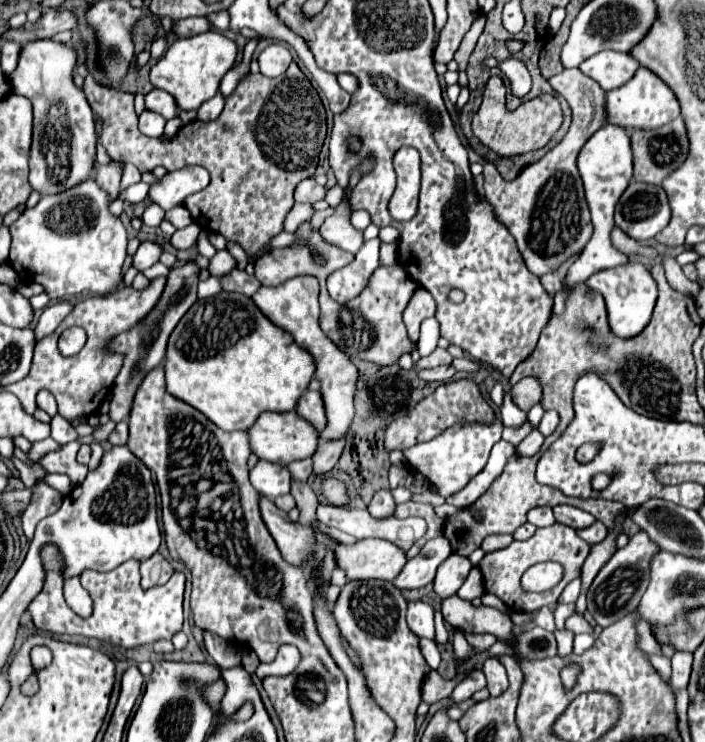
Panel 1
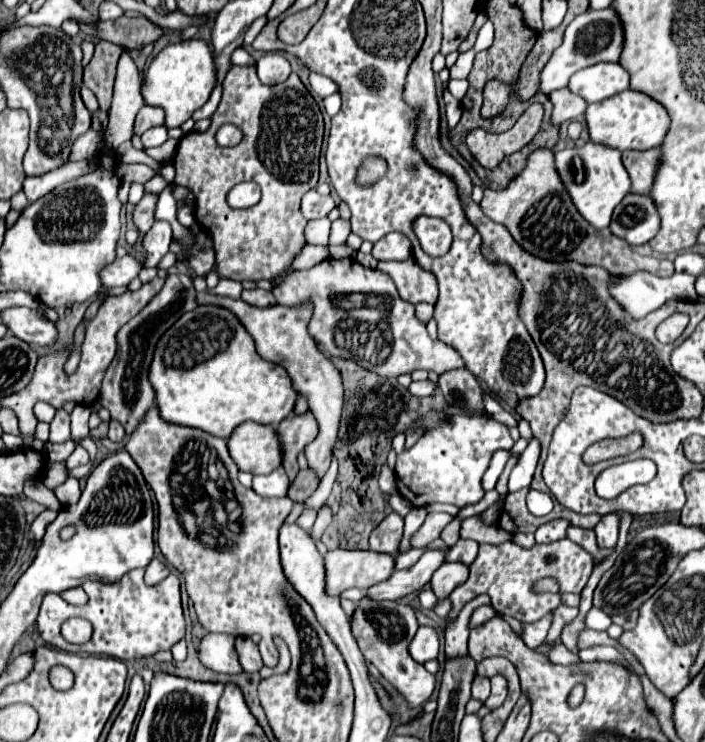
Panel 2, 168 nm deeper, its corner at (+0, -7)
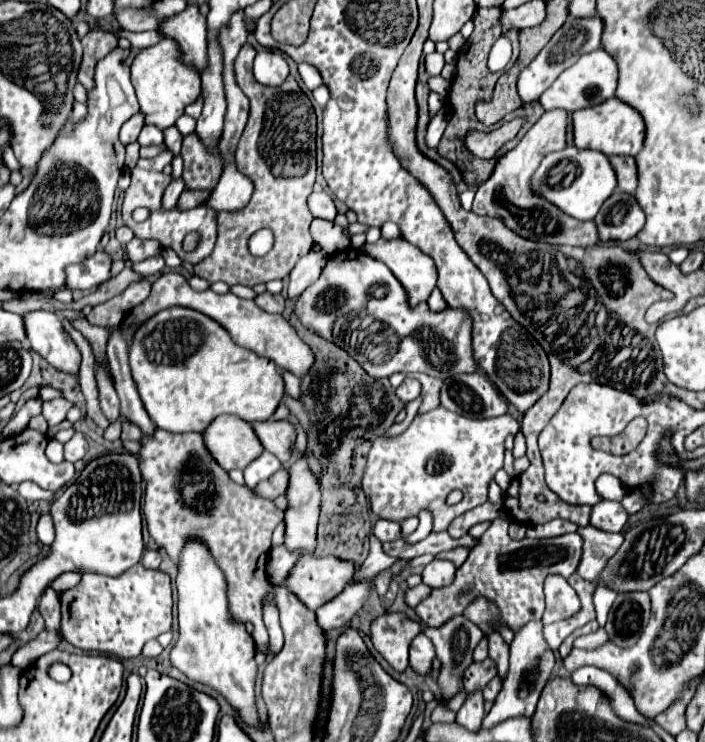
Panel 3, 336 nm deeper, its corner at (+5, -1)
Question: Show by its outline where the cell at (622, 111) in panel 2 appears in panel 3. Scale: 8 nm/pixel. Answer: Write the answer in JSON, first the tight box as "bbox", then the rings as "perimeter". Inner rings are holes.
{"bbox":[572,97,646,157],"perimeter":[[[618,97],[602,101],[600,105],[592,105],[592,107],[574,111],[572,121],[574,121],[574,145],[580,149],[596,149],[608,157],[610,155],[636,157],[638,151],[642,149],[644,135],[646,135],[644,119],[632,105],[626,105]]]}

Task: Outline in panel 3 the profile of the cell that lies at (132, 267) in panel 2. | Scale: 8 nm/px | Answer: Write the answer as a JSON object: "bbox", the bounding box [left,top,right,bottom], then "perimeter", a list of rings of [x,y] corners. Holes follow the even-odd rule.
{"bbox":[68,251,112,289],"perimeter":[[[98,251],[80,265],[68,269],[70,289],[96,289],[108,279],[112,279],[112,257],[106,251]]]}

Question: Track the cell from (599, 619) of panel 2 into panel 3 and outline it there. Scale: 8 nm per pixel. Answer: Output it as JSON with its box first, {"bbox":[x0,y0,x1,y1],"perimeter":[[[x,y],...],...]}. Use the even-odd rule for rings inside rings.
{"bbox":[592,587,616,627],"perimeter":[[[598,587],[598,589],[594,591],[592,601],[594,601],[594,611],[596,611],[596,621],[598,621],[602,627],[606,625],[606,617],[608,617],[608,611],[610,611],[614,599],[616,599],[616,593],[610,591],[610,589],[606,589],[606,587]]]}

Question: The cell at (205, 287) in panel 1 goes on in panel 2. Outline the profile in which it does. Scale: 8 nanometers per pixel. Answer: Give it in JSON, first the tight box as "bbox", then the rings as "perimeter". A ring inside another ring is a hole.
{"bbox":[211,281,243,299],"perimeter":[[[219,281],[219,285],[217,285],[215,289],[211,289],[211,293],[229,295],[229,297],[233,297],[233,299],[241,297],[241,291],[243,291],[243,287],[241,287],[241,283],[237,283],[237,281]]]}

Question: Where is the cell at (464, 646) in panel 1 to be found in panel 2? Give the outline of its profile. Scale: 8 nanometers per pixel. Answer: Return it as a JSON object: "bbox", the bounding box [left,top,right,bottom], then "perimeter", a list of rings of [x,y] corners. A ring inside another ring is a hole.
{"bbox":[469,605,499,630],"perimeter":[[[484,605],[485,607],[481,606],[477,608],[473,615],[470,618],[469,627],[470,630],[474,629],[475,627],[483,624],[484,622],[488,621],[489,619],[497,616],[499,613],[495,610],[491,605]]]}

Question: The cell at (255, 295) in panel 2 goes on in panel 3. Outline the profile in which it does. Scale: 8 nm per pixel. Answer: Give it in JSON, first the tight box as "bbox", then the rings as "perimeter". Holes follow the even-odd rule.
{"bbox":[254,291,284,313],"perimeter":[[[264,291],[262,295],[256,295],[254,303],[268,313],[282,313],[284,311],[284,297],[282,295],[272,295],[268,291]]]}

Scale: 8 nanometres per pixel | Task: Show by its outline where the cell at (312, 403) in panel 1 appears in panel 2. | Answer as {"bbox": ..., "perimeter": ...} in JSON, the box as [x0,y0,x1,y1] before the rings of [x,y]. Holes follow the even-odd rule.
{"bbox":[277,411,317,479],"perimeter":[[[311,411],[305,415],[293,415],[277,425],[277,437],[283,451],[283,469],[289,475],[289,479],[295,479],[299,467],[297,467],[297,453],[305,449],[315,437],[317,437],[317,421]]]}

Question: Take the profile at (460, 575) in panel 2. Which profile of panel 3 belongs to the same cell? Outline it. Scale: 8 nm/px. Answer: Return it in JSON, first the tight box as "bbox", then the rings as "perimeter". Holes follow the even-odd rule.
{"bbox":[422,559,456,589],"perimeter":[[[434,559],[432,563],[428,563],[422,573],[424,583],[432,589],[452,583],[454,577],[456,577],[456,565],[452,561],[442,561],[442,559]]]}

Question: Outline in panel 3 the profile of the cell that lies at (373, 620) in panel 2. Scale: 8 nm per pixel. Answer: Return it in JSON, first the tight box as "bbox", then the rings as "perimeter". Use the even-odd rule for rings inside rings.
{"bbox":[370,611,420,673],"perimeter":[[[388,611],[370,623],[370,639],[374,649],[398,673],[408,669],[408,647],[420,631],[420,623],[400,611]]]}

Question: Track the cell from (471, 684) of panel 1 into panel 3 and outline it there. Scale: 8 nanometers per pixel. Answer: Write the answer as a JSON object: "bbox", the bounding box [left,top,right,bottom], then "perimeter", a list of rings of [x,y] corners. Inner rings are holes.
{"bbox":[464,659,496,693],"perimeter":[[[484,659],[480,663],[472,663],[464,673],[464,689],[466,693],[482,691],[486,683],[496,675],[496,665],[492,665],[490,659]]]}

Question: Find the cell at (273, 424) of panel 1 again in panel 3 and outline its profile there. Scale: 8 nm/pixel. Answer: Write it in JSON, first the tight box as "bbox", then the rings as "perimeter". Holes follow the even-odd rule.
{"bbox":[204,415,262,469],"perimeter":[[[220,415],[204,433],[206,445],[216,461],[226,469],[246,469],[262,453],[262,443],[252,423],[236,415]]]}

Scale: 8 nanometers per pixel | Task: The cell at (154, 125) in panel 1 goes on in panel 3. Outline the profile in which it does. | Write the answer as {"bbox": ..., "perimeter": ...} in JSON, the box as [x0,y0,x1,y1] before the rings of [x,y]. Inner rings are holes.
{"bbox":[138,125,164,145],"perimeter":[[[144,125],[140,137],[138,137],[138,143],[140,145],[160,145],[164,141],[164,135],[158,127],[154,125]]]}

